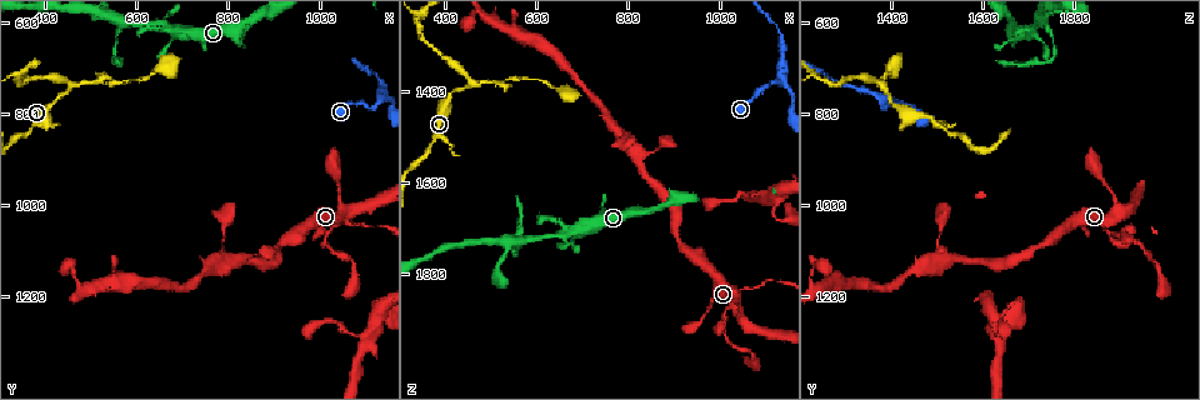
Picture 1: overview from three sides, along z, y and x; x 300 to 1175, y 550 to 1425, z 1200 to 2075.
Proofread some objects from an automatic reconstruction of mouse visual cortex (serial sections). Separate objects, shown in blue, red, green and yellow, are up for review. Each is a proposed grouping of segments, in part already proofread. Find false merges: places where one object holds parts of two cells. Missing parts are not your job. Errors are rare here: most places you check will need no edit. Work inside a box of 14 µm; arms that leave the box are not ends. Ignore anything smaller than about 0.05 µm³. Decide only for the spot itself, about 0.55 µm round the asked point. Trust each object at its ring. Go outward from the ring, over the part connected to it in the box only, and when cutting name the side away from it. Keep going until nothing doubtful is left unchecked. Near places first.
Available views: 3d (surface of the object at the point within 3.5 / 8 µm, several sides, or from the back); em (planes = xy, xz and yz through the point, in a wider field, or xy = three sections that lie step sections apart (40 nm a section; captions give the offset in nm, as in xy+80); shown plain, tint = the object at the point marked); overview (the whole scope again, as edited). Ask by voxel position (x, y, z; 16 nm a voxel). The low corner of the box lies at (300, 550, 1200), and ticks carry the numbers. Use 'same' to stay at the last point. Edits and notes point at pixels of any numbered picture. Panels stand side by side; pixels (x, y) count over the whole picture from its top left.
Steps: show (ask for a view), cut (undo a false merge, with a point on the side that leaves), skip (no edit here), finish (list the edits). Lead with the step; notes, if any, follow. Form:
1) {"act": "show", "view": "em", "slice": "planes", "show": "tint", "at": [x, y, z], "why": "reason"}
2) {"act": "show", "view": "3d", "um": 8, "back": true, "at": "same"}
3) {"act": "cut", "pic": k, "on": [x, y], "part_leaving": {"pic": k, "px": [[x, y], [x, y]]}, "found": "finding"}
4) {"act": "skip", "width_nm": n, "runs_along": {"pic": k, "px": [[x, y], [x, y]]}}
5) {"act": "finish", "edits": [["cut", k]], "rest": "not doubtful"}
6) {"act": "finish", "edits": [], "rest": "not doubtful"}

{"act": "show", "view": "3d", "um": 3.5, "at": [555, 615, 1740], "why": "thick turns thin"}

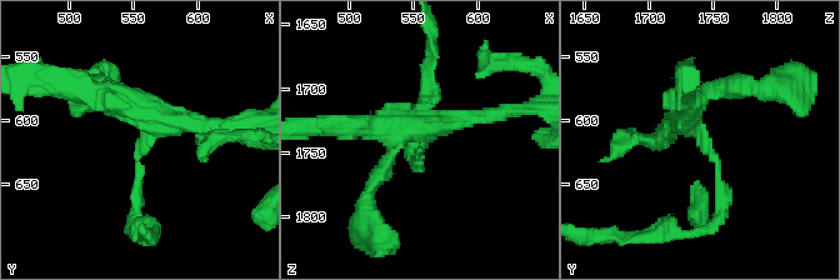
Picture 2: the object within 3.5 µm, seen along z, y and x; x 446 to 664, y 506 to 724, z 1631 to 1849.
{"act": "show", "view": "em", "slice": "xy", "step": 5, "show": "tint", "at": [558, 614, 1742], "why": "now the EM"}

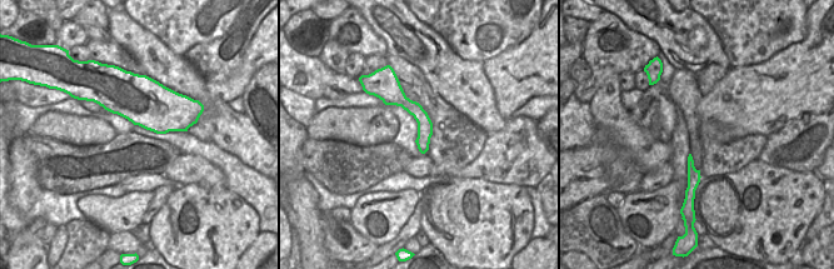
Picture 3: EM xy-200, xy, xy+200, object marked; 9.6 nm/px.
{"act": "cut", "pic": 2, "on": [725, 194], "part_leaving": {"pic": 2, "px": [[710, 150], [724, 211], [704, 231], [673, 231]]}, "found": "a second cell is stuck on"}

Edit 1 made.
{"act": "show", "view": "overview"}

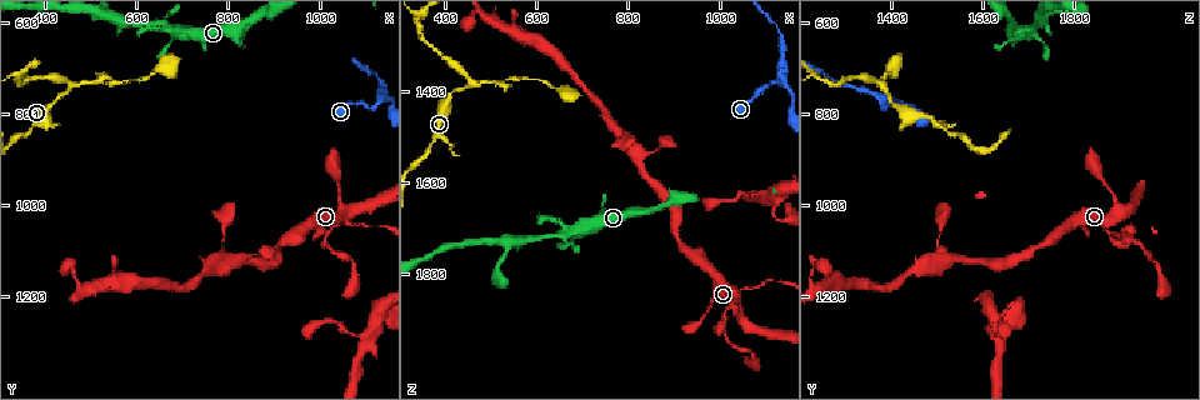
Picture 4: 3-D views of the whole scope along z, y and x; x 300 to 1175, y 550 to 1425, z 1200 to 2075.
{"act": "show", "view": "3d", "um": 3.5, "at": [450, 735, 1385], "why": "sharp bend"}

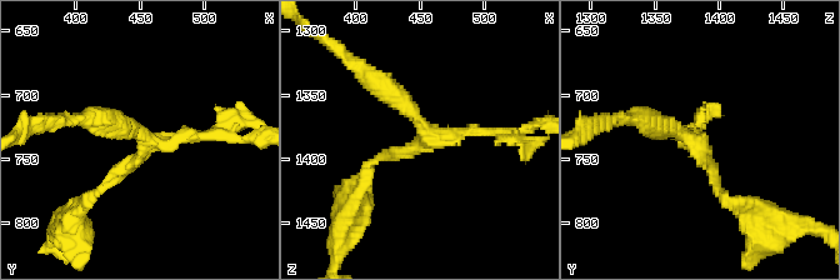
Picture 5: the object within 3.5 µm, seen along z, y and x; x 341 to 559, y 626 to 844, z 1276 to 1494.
{"act": "show", "view": "em", "slice": "planes", "show": "tint", "at": [456, 742, 1386], "arms": 3, "arm_widths_nm": [150, 150, 300]}

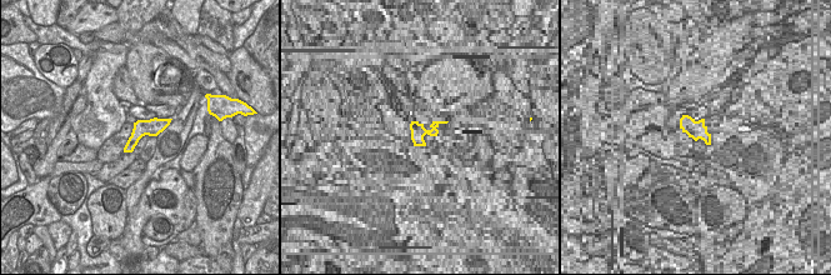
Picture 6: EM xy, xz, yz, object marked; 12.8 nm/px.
{"act": "skip", "width_nm": 220, "runs_along": {"pic": 5, "px": [[88, 200], [156, 139], [226, 131]]}, "found": "one cell here"}

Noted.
{"act": "show", "view": "3d", "um": 3.5, "at": [1015, 1085, 1890], "why": "sharp bend"}

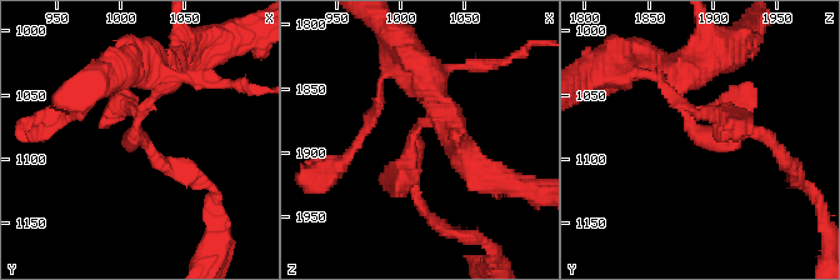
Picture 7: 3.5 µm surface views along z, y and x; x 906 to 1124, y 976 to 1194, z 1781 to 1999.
{"act": "show", "view": "em", "slice": "xy", "step": 1, "show": "tint", "at": [1010, 1082, 1892]}

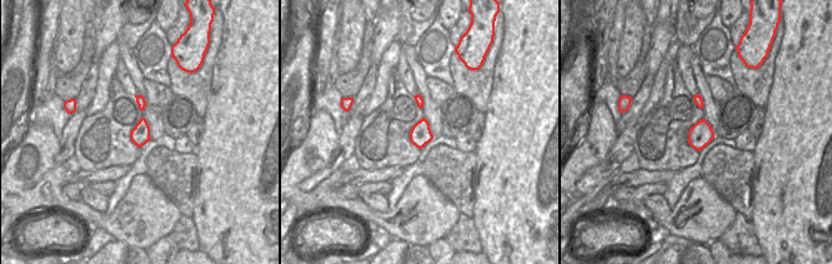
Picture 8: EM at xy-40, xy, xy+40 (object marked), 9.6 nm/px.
{"act": "show", "view": "em", "slice": "xy", "step": 5, "show": "tint", "at": "same", "why": "another direction"}

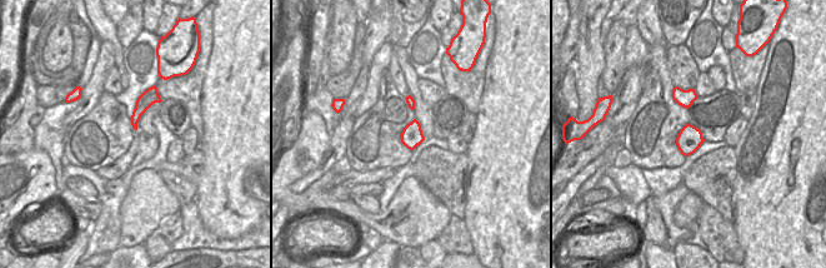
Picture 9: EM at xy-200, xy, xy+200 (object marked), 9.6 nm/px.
{"act": "skip", "runs_along": {"pic": 7, "px": [[663, 71], [701, 136], [761, 133], [775, 148]]}, "found": "continuous, no second cell"}

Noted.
{"act": "finish", "edits": [["cut", 2]], "rest": "not doubtful"}

